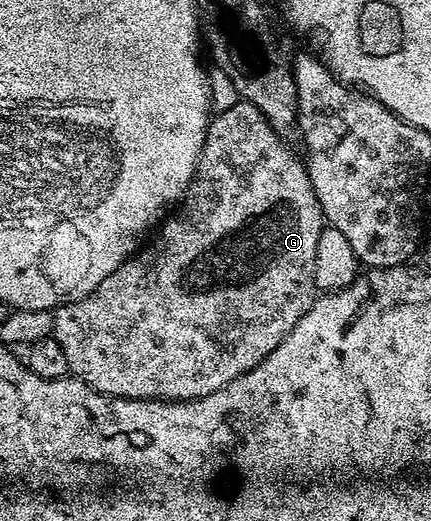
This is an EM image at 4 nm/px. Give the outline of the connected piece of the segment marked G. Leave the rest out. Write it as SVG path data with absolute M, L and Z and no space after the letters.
M239 102L228 110L218 112L210 121L206 129L206 145L198 159L198 170L194 180L187 188L184 199L175 216L167 215L161 225L162 233L154 240L150 253L139 251L125 260L115 272L96 290L87 296L75 298L70 304L61 304L53 309L54 314L54 340L64 346L64 358L68 358L69 375L83 380L97 392L106 396L119 396L125 400L194 400L200 396L207 396L216 390L226 388L228 382L240 378L248 370L255 368L308 314L314 305L316 289L314 286L314 267L316 266L316 242L320 242L320 234L324 227L322 207L314 193L310 181L310 172L305 163L290 149L291 145L281 140L272 130L268 118L256 110L256 106Z

